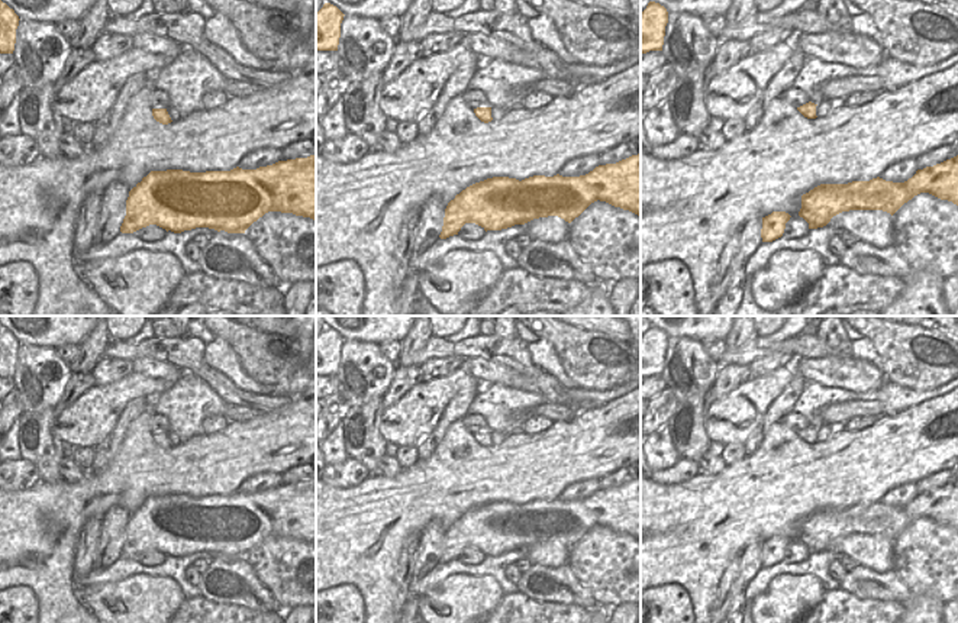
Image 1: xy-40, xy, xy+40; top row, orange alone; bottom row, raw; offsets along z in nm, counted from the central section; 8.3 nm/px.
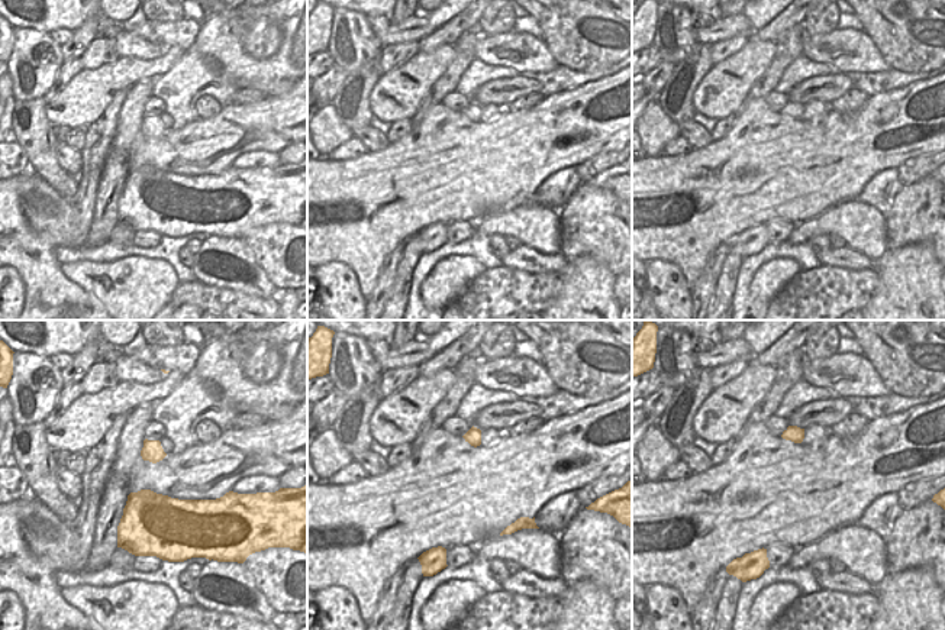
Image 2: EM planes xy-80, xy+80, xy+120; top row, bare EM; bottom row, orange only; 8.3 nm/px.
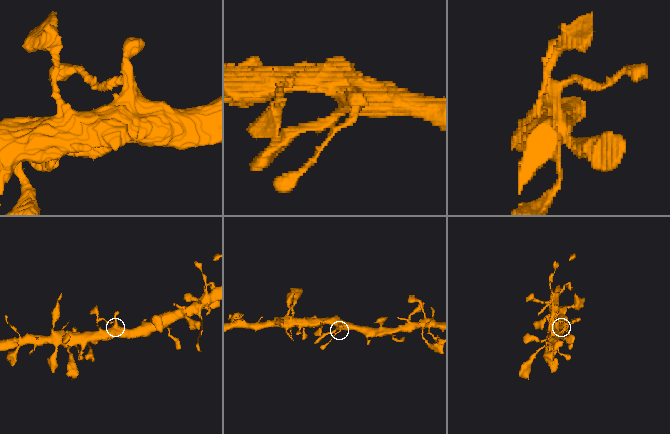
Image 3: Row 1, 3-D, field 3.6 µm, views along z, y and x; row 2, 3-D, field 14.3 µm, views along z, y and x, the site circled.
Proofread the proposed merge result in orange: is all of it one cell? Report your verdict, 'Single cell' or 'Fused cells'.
Single cell

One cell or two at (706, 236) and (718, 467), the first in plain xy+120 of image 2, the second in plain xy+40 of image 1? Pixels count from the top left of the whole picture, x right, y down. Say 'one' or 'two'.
two

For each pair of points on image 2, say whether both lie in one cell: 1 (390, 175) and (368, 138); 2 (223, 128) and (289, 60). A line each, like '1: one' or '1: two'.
1: two
2: two

